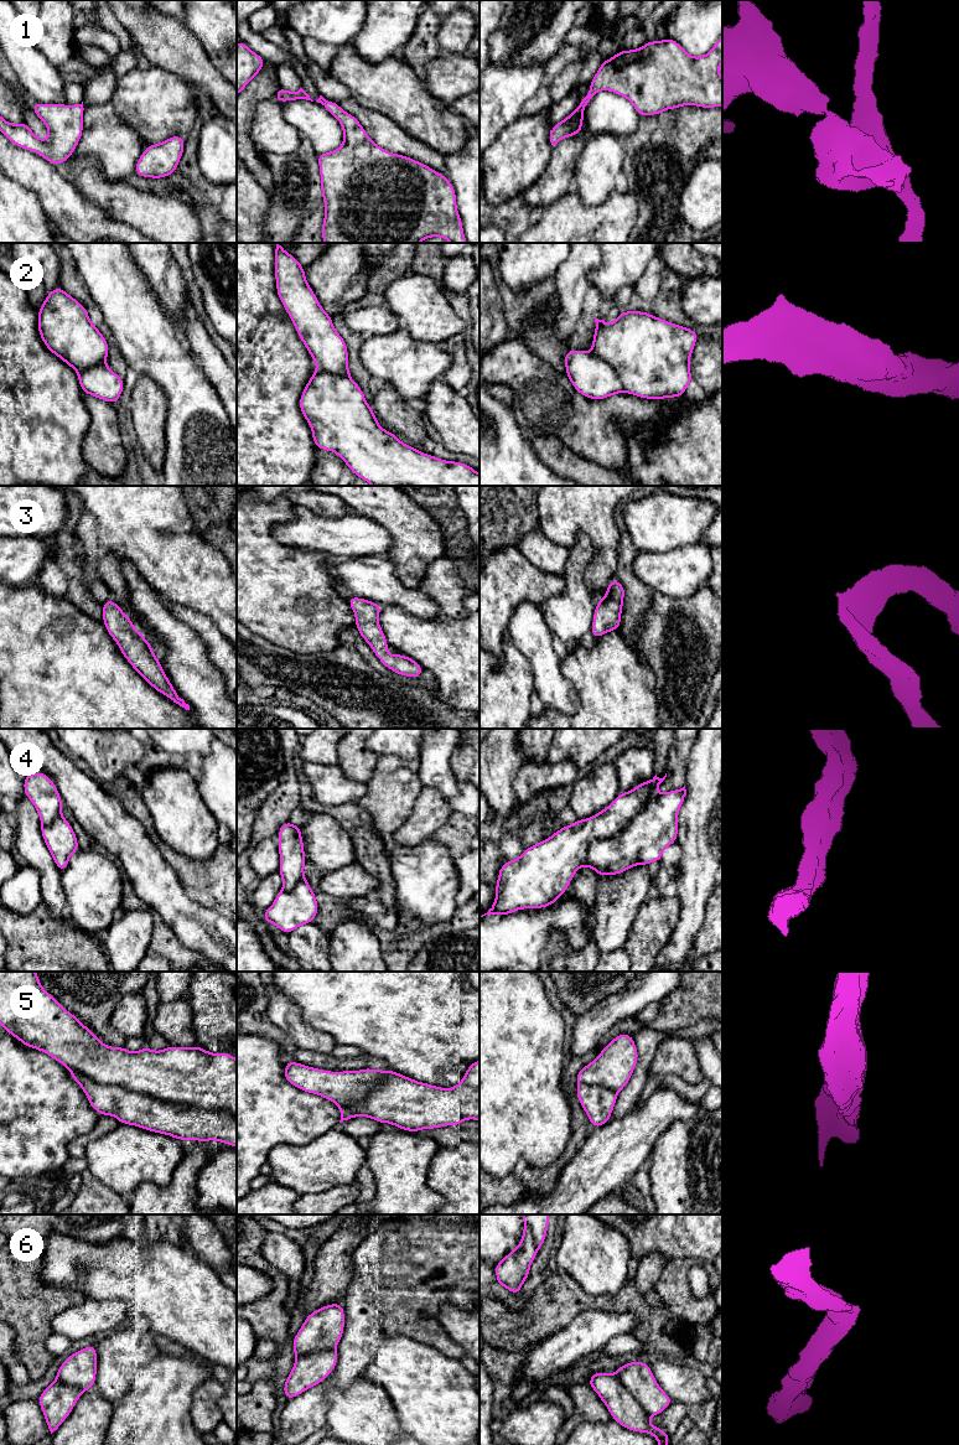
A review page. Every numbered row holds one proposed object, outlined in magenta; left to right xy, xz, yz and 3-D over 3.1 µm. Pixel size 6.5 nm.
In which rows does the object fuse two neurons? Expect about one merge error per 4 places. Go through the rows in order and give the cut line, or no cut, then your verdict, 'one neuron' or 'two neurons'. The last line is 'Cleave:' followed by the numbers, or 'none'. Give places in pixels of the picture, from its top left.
1: yz (579, 104), (582, 109) | two neurons
2: no cut | one neuron
3: no cut | one neuron
4: no cut | one neuron
5: no cut | one neuron
6: no cut | one neuron
Cleave: 1

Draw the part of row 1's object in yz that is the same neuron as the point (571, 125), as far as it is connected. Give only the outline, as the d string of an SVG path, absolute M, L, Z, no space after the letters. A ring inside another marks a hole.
M579 105L567 118L553 125L550 130L551 145L556 145L561 139L580 134L584 119L584 109Z

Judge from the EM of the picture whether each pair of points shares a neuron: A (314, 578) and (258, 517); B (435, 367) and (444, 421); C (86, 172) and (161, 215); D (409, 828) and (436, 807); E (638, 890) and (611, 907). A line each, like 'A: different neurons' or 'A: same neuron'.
A: same neuron
B: different neurons
C: same neuron
D: same neuron
E: same neuron

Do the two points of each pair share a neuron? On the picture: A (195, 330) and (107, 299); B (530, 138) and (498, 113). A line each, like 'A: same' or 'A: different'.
A: different
B: different

